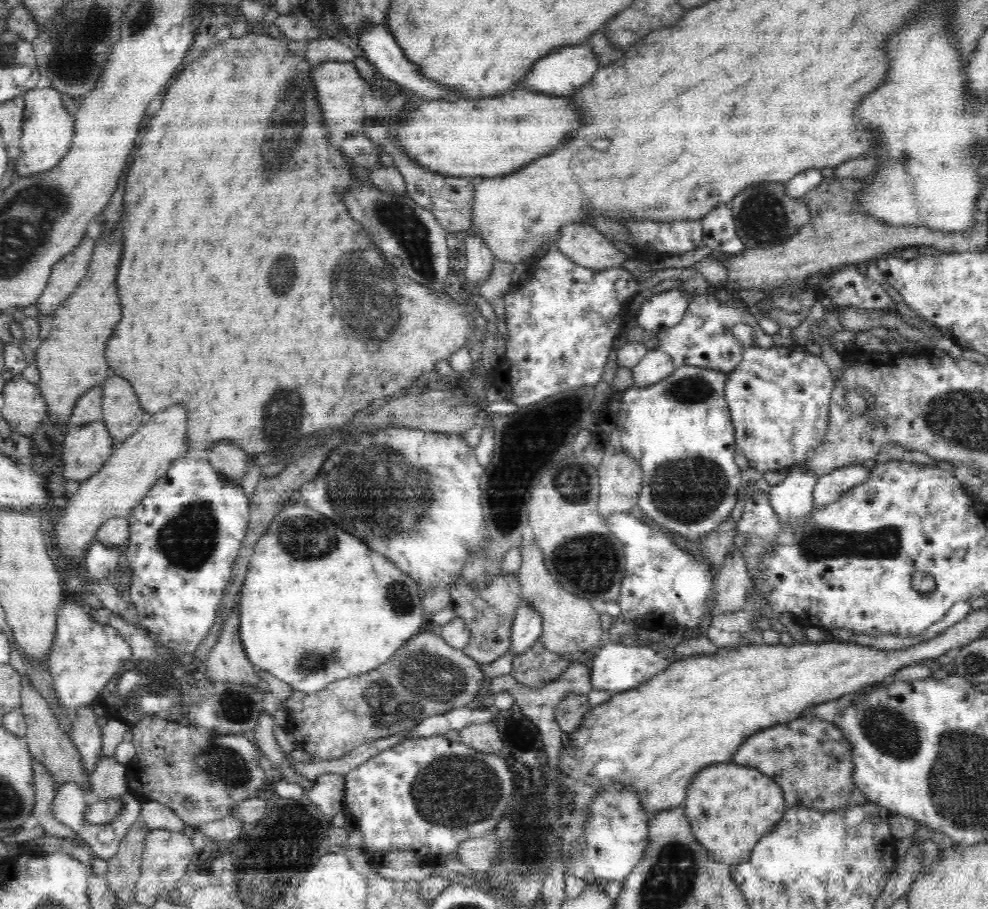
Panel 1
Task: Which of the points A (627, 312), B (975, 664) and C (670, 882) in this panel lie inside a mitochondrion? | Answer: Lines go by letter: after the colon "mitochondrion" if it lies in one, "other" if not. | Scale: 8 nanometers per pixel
A: other
B: mitochondrion
C: mitochondrion

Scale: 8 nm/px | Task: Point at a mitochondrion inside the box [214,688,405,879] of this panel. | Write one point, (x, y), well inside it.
(289, 841)

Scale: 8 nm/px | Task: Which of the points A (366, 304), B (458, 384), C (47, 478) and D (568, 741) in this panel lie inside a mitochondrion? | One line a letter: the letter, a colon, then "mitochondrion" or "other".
A: mitochondrion
B: other
C: other
D: other

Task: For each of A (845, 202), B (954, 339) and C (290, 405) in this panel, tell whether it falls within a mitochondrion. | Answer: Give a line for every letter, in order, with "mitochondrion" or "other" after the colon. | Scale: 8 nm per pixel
A: other
B: other
C: mitochondrion

